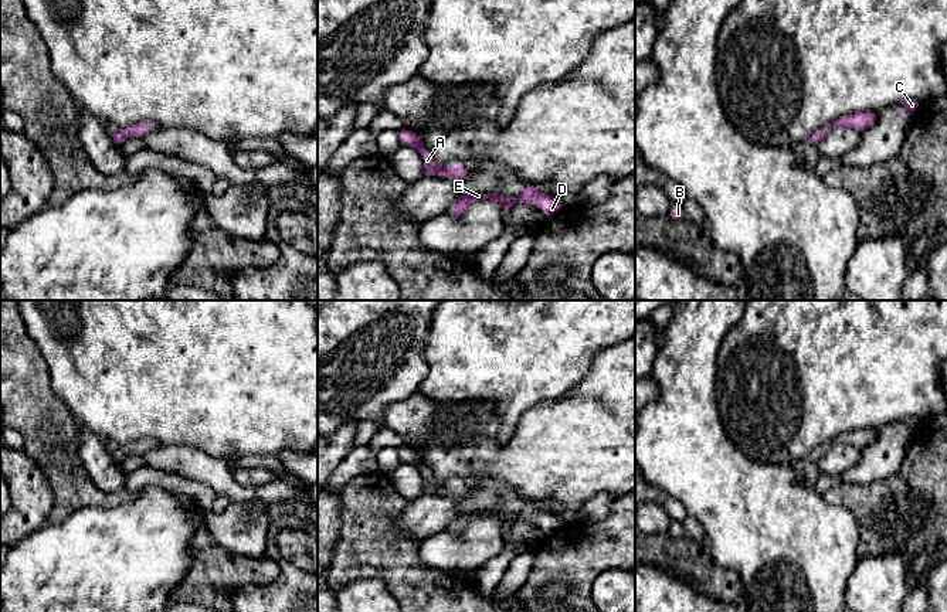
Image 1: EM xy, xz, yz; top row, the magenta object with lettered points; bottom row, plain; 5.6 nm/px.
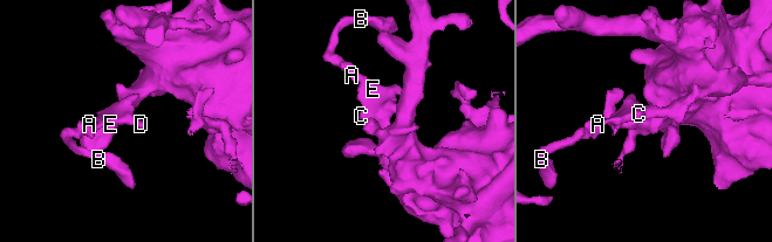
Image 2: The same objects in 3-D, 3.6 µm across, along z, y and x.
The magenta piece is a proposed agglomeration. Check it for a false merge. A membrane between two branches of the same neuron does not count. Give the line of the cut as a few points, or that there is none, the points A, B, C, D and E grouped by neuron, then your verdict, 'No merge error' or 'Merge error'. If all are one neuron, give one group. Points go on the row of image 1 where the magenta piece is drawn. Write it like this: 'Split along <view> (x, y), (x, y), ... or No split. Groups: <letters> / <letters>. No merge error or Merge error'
No split. Groups: A B C D E. No merge error

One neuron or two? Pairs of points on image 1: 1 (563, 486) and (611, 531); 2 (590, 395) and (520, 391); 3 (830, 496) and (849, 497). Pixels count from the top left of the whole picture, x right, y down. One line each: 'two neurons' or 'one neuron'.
1: two neurons
2: two neurons
3: one neuron

